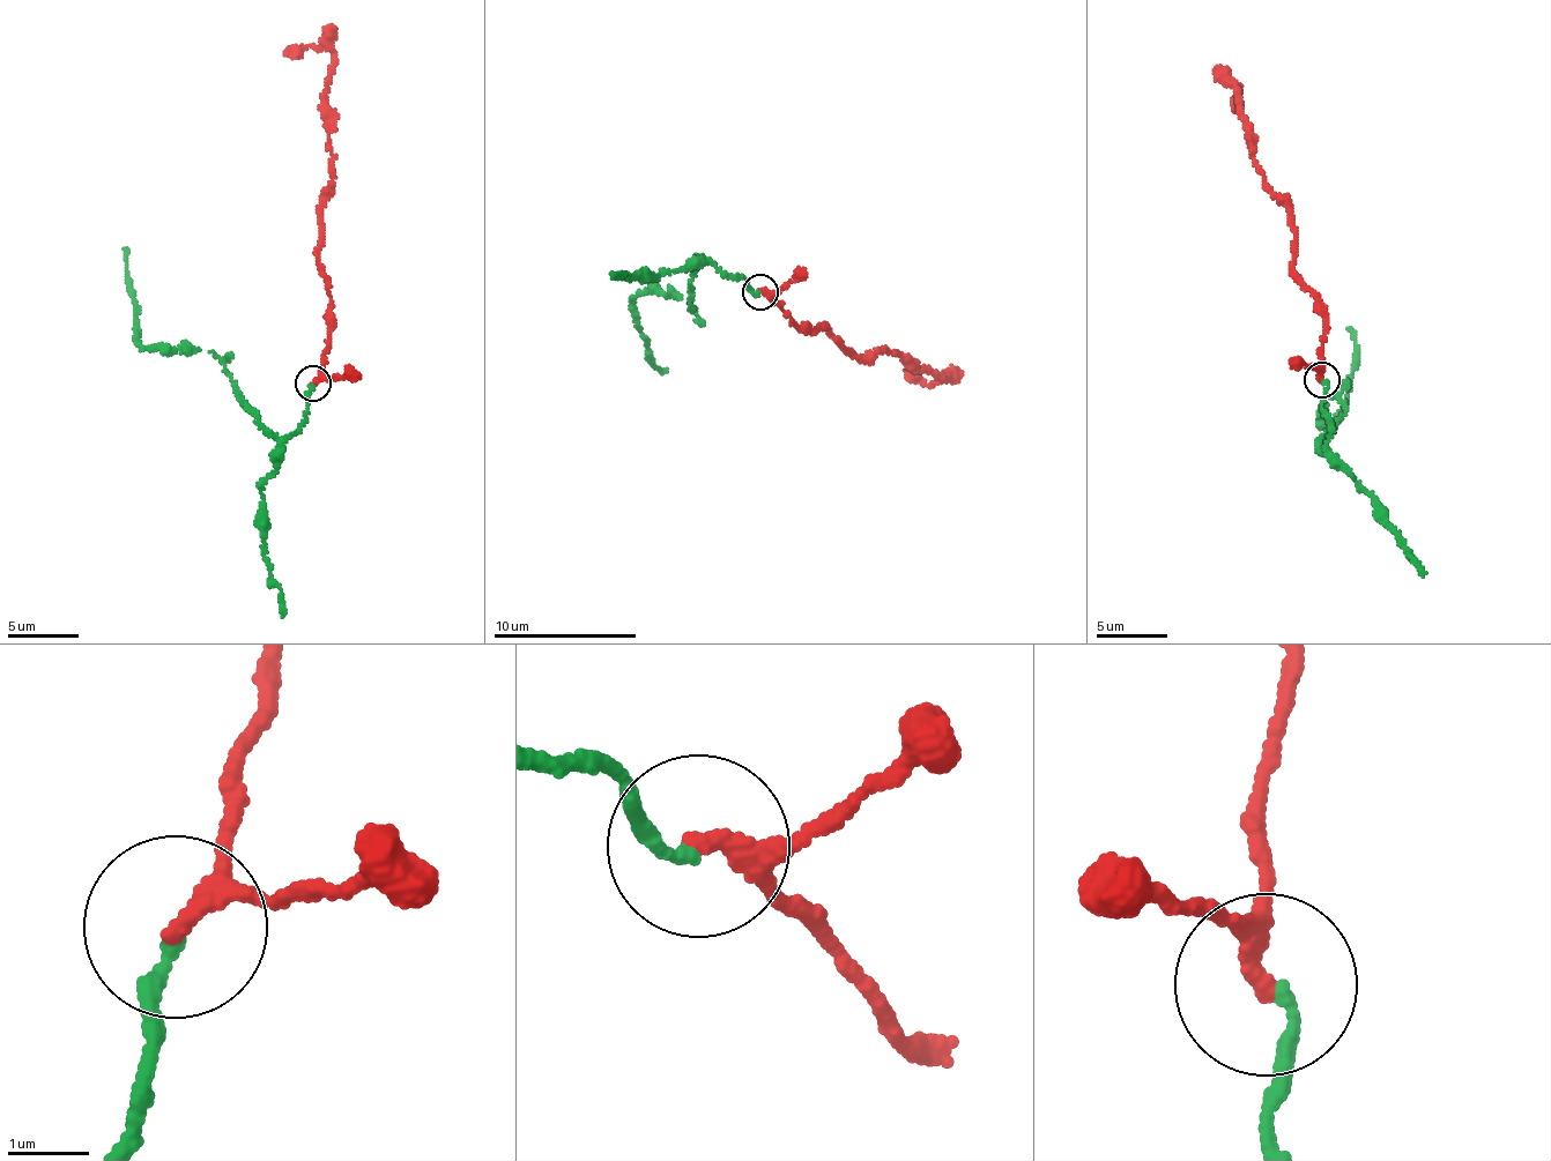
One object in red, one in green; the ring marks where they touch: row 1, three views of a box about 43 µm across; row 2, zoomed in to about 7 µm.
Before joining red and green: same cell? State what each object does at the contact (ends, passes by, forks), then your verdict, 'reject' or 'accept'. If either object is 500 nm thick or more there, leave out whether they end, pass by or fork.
red passes by | green ends | accept

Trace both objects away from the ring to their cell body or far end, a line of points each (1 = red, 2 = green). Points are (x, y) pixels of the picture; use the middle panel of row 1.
1: (758, 292), (802, 332), (825, 327), (856, 358), (888, 349), (944, 380), (922, 386), (904, 370)
2: (758, 292), (704, 258), (697, 259), (694, 310), (672, 295), (637, 296), (637, 327), (652, 362), (667, 369)

